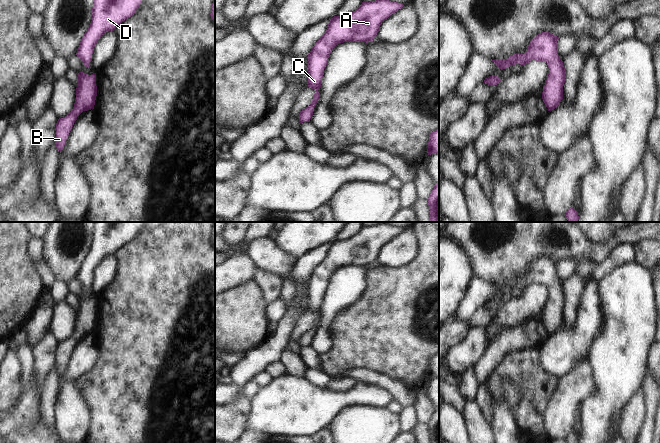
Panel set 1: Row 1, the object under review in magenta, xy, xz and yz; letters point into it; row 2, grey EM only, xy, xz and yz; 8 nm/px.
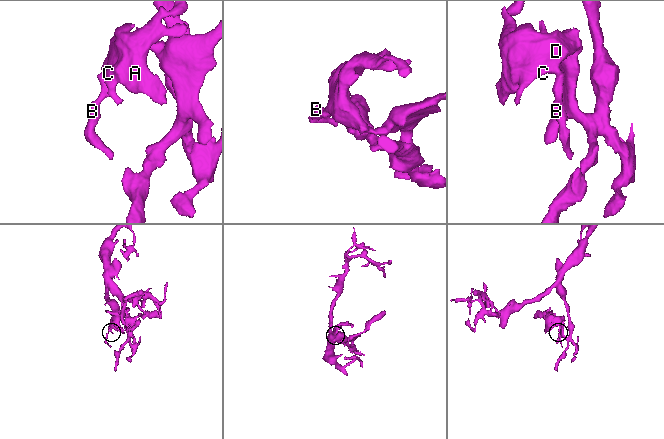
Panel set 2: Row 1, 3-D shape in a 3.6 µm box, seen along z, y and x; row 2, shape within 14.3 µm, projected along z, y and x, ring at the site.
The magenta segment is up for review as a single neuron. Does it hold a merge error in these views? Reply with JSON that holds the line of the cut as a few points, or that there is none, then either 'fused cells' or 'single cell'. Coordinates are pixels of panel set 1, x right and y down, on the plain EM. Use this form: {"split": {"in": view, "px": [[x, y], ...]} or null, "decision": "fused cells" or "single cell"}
{"split": null, "decision": "single cell"}

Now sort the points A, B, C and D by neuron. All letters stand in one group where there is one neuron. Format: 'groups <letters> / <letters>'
groups A B C D

